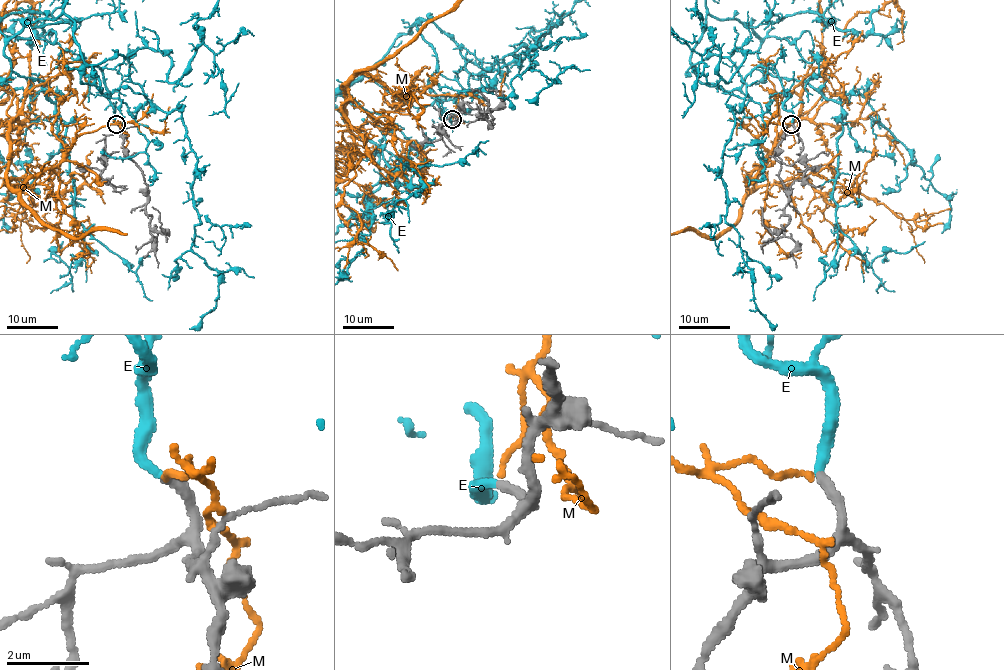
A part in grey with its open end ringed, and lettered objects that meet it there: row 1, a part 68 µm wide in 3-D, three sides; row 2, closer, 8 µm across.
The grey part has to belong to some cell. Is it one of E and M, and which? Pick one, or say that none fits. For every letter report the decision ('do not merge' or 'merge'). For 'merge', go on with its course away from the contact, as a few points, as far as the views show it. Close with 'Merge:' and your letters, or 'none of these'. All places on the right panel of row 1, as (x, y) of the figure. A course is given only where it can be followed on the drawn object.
E: merge
M: do not merge
Merge: E

